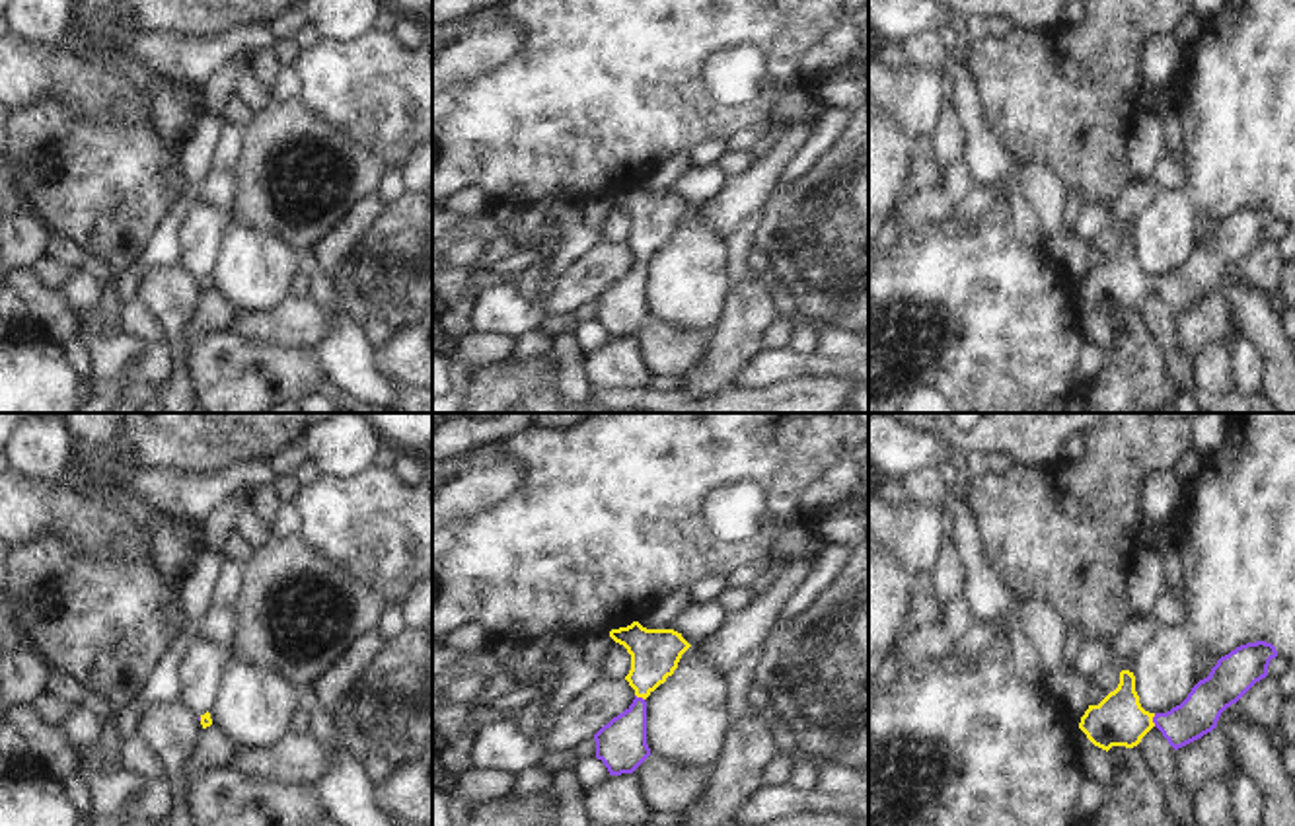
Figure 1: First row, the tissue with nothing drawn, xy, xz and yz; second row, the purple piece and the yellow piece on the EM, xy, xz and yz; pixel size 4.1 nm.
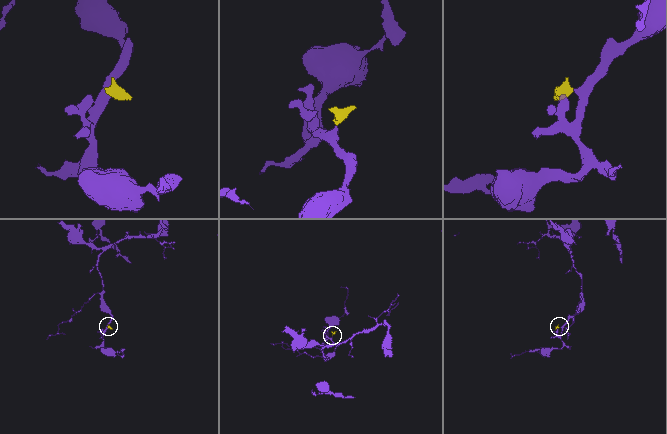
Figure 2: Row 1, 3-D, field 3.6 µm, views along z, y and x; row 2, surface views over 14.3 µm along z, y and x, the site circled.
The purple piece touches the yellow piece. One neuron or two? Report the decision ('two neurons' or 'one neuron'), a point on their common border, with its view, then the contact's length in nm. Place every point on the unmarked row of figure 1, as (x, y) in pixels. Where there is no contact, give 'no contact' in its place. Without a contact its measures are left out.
one neuron; meets purple in yz at (1153, 283); contact 60 nm long

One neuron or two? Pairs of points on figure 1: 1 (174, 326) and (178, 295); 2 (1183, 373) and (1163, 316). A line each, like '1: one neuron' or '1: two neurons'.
1: one neuron
2: one neuron

